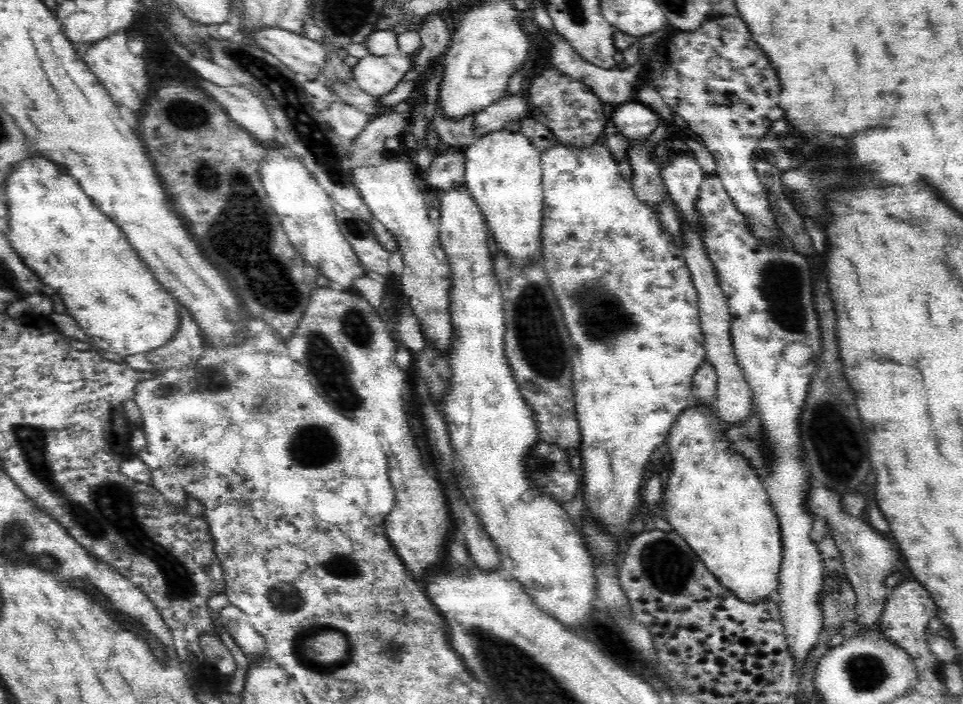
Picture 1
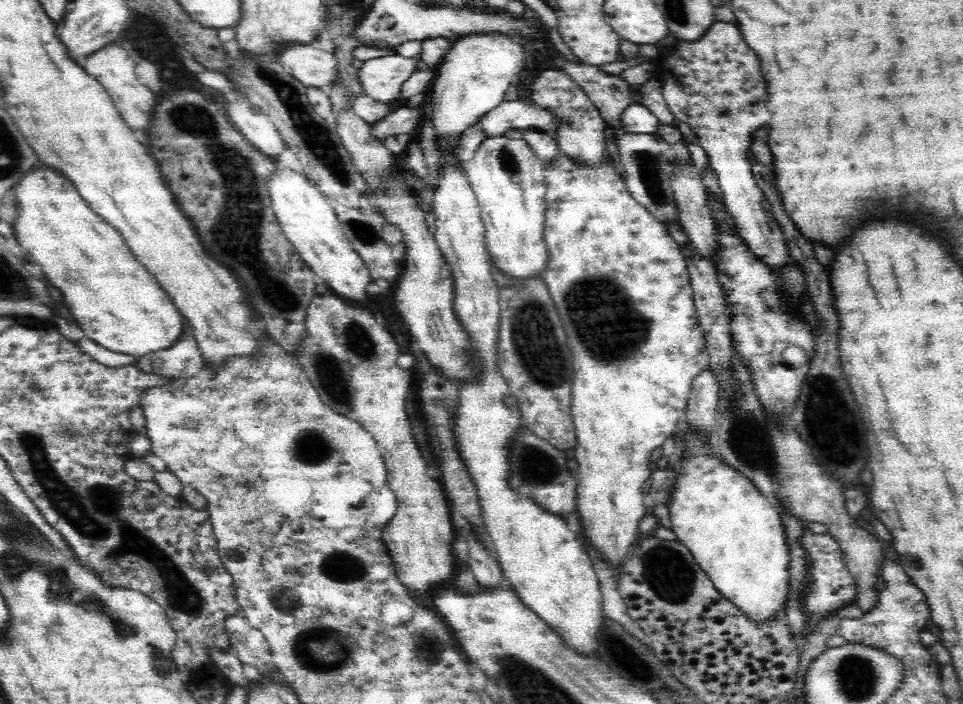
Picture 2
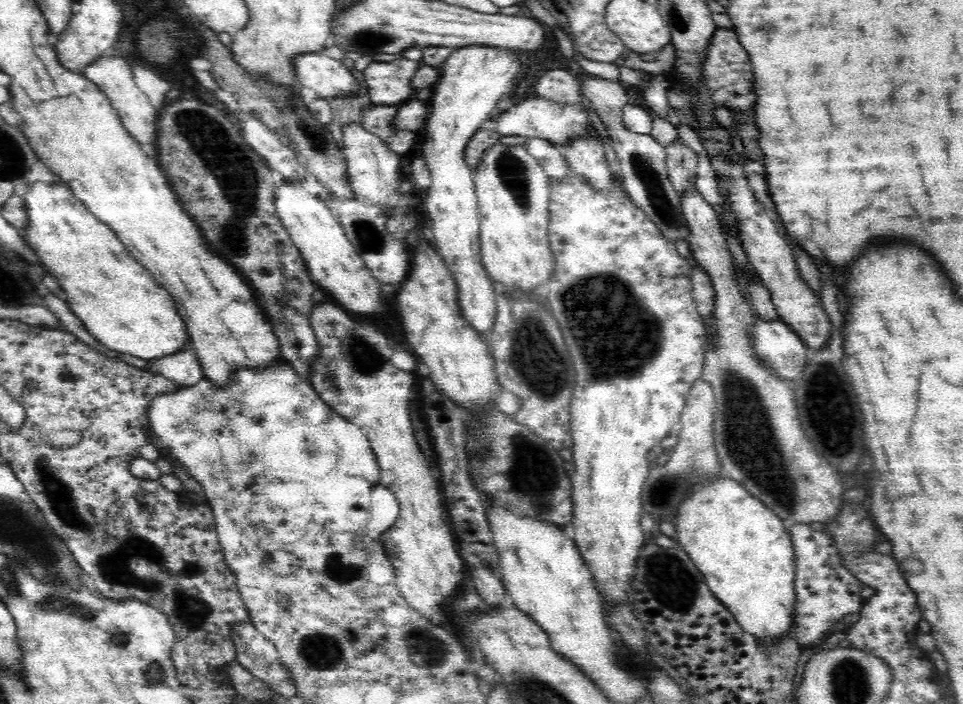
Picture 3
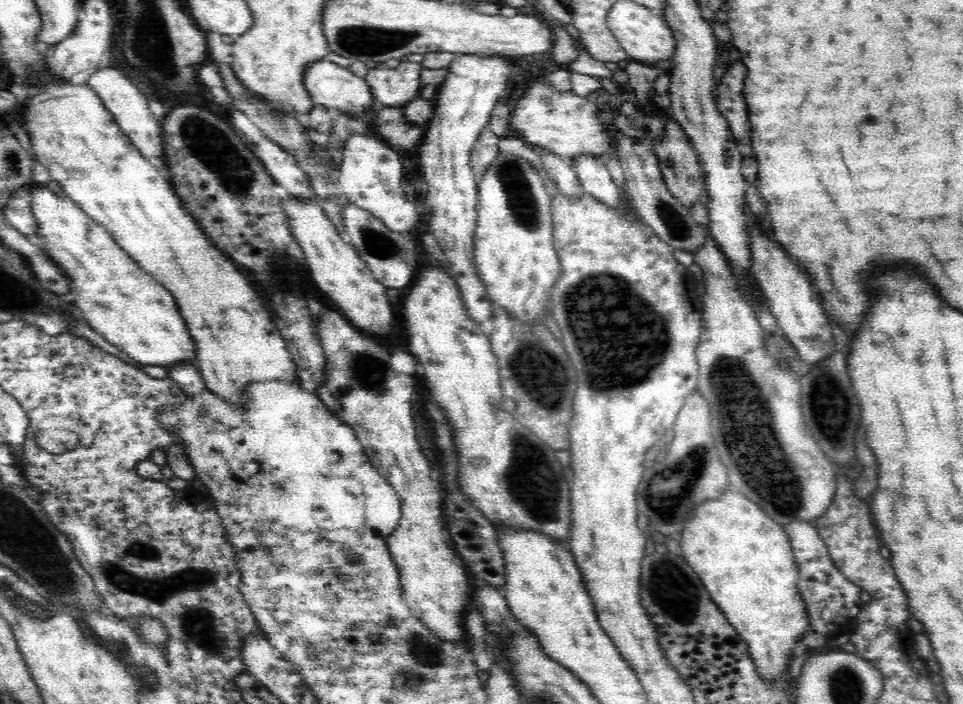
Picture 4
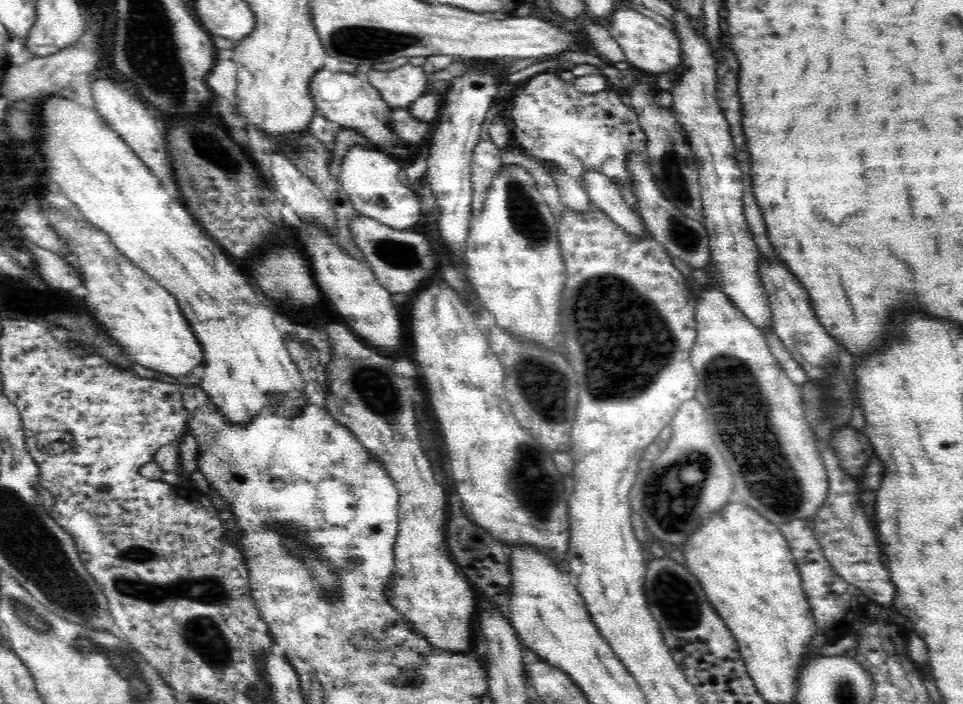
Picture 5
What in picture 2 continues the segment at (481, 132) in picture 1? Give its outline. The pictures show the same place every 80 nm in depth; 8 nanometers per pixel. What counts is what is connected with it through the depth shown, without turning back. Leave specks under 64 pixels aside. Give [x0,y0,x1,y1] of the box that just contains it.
[477,100,558,137]

